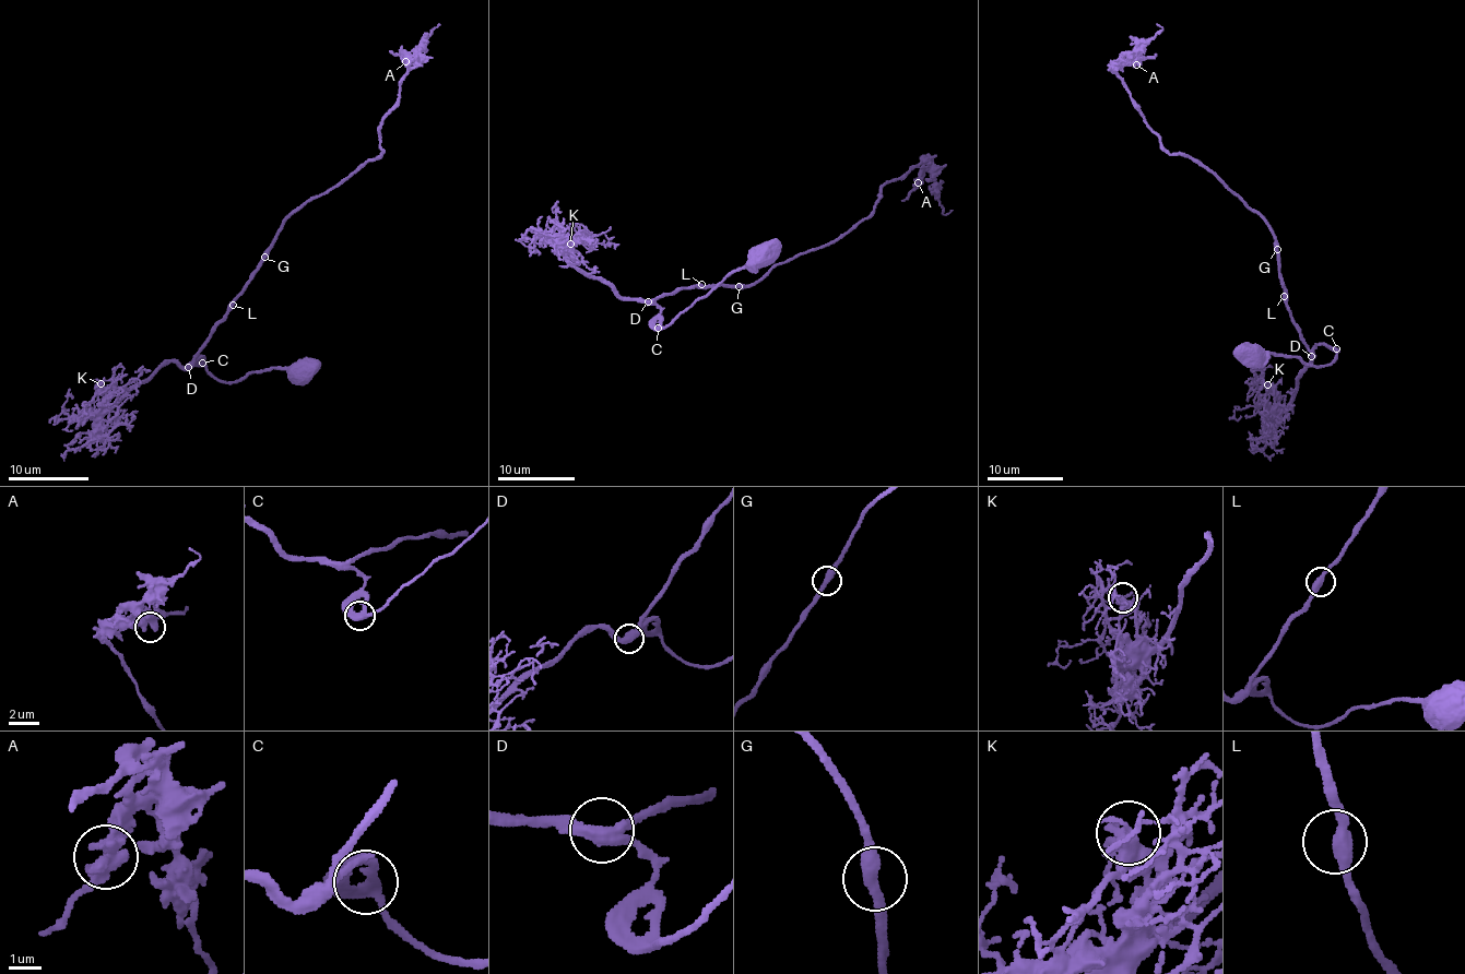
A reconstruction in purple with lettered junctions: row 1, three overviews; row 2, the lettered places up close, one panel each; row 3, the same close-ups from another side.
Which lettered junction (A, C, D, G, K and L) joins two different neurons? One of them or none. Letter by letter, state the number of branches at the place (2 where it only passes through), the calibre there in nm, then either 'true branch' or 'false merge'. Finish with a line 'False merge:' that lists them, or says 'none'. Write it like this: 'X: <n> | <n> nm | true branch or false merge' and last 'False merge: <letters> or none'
A: 3 | 360 nm | true branch
C: 3 | 280 nm | true branch
D: 3 | 380 nm | true branch
G: 2 | 360 nm | true branch
K: 4 | 360 nm | true branch
L: 2 | 400 nm | true branch
False merge: none

